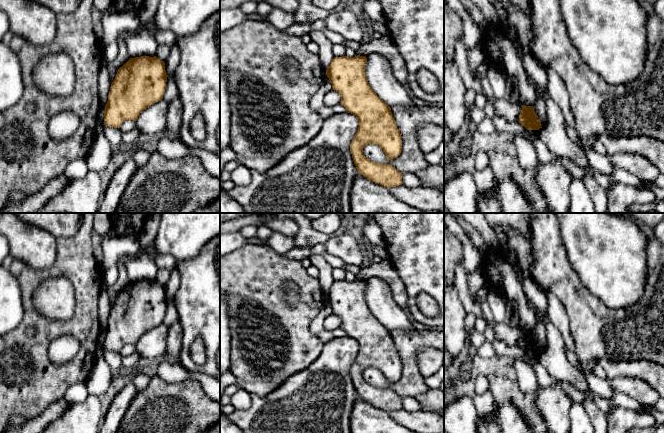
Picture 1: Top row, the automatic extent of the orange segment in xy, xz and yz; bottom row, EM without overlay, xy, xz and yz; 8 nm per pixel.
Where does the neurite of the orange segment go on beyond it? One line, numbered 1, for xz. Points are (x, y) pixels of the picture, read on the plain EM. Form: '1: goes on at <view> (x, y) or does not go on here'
1: does not go on here

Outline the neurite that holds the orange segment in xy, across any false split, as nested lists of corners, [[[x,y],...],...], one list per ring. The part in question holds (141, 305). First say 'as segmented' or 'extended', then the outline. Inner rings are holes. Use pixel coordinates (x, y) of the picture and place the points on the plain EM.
as segmented | [[[156,280],[130,282],[118,293],[111,308],[108,325],[105,329],[103,349],[120,352],[126,344],[136,345],[143,334],[163,323],[167,301],[164,285]]]

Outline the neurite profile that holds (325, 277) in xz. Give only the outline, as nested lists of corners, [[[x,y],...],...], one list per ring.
[[[320,254],[311,255],[309,259],[312,265],[318,268],[318,280],[320,282],[323,292],[327,294],[331,288],[332,283],[334,282],[332,276],[333,268],[326,262],[326,260]]]

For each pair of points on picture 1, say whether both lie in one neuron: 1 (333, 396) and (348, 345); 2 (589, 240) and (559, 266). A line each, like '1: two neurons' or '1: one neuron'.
1: one neuron
2: two neurons

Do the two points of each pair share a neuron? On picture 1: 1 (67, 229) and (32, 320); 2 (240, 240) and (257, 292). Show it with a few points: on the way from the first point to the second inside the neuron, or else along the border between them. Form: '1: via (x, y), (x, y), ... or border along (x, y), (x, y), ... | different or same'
1: border along (81, 223), (81, 226), (73, 235), (56, 238) | different
2: border along (246, 243), (230, 253) | different

